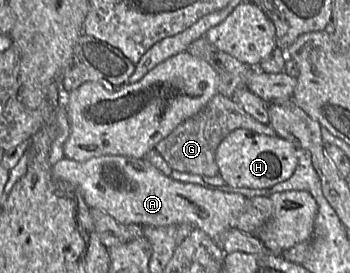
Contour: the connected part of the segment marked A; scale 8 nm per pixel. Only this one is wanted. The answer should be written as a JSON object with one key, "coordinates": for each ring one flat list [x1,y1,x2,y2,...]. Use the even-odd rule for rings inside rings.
{"coordinates":[[104,155,78,162,64,157,52,167,52,173,57,181,77,186,90,209,99,209,121,224,191,225,218,243,220,237,234,227,247,202,247,198,239,193,174,180,143,158]]}

